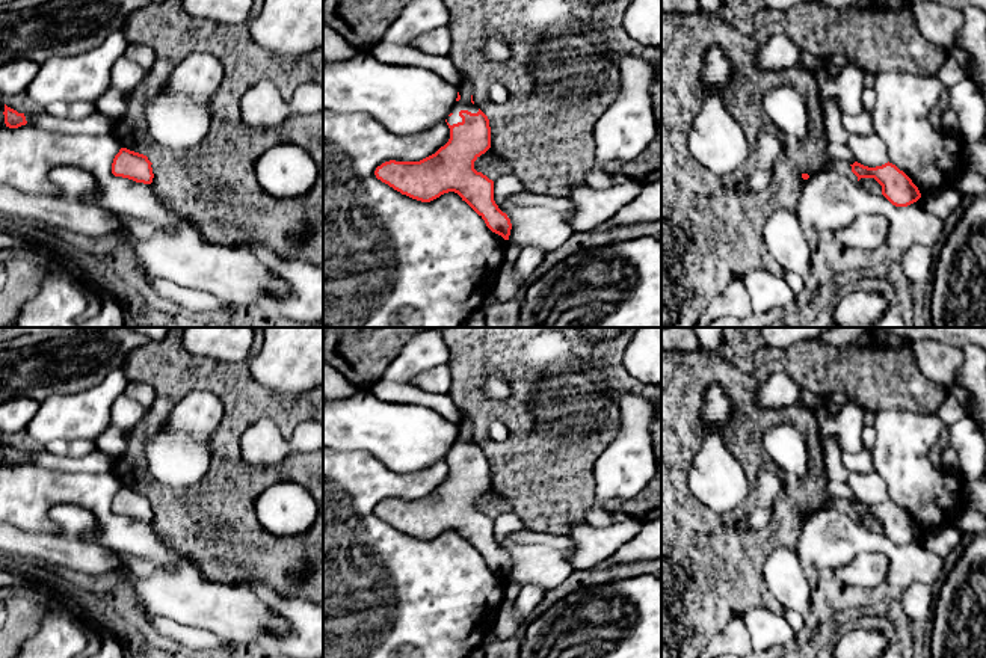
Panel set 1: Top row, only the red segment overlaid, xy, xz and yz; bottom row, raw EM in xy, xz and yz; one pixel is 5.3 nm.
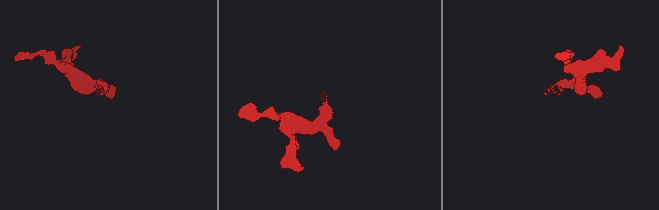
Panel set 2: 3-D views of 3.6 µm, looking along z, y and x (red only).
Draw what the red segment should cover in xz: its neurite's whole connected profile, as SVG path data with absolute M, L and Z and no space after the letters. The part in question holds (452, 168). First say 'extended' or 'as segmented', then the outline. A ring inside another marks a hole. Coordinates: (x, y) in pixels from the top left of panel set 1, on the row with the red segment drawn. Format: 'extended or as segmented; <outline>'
extended; M456 78L456 86L456 106L445 119L448 142L420 161L385 161L376 168L374 175L421 202L454 192L492 232L509 240L512 223L494 201L494 181L474 169L474 161L491 148L489 119L474 104L471 85Z

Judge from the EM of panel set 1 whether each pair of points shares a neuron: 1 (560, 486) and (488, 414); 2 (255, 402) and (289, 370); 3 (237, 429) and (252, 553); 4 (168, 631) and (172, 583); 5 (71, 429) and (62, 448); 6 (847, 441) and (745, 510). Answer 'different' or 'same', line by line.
1: same
2: different
3: same
4: different
5: different
6: different

